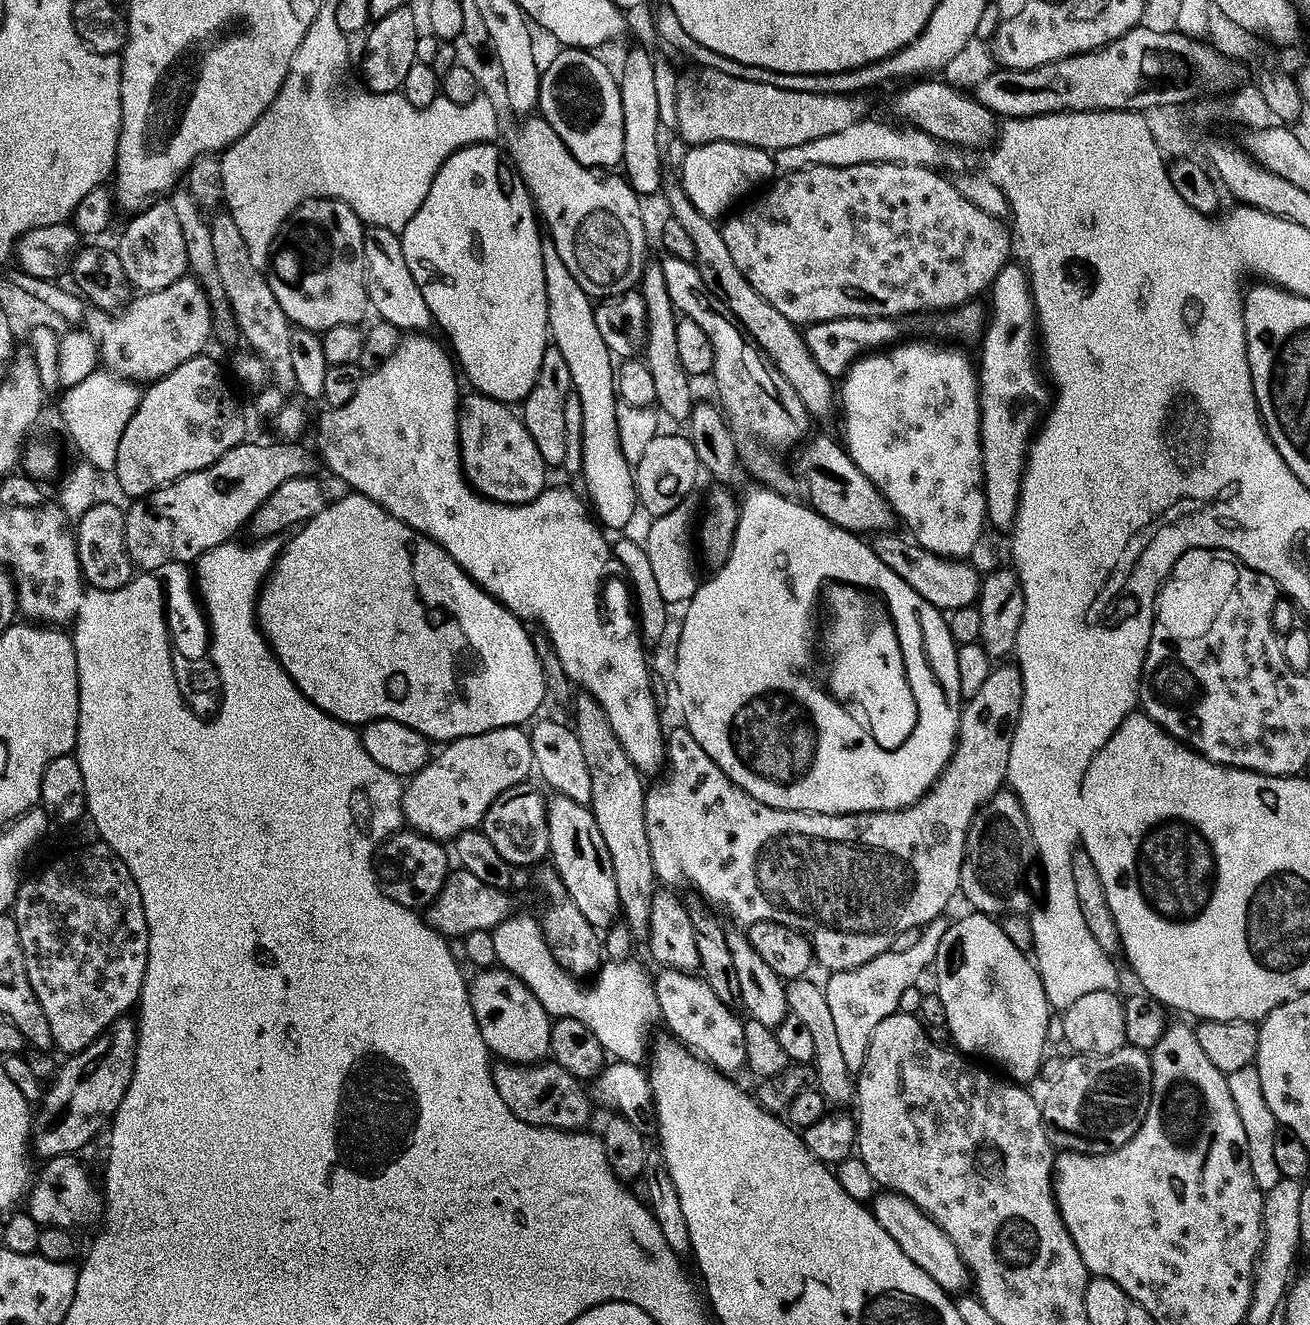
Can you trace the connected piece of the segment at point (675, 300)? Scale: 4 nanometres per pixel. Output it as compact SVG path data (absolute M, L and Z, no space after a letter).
M668 254L663 257L661 268L675 311L681 317L696 322L706 332L710 346L713 347L710 376L716 379L716 390L720 394L718 402L732 425L732 435L742 449L742 460L747 465L746 472L756 479L753 481L761 485L773 490L783 489L788 476L782 465L768 464L772 460L768 452L780 452L809 435L810 420L803 402L793 395L792 389L769 363L764 352L743 330L738 318L708 288L693 261Z

